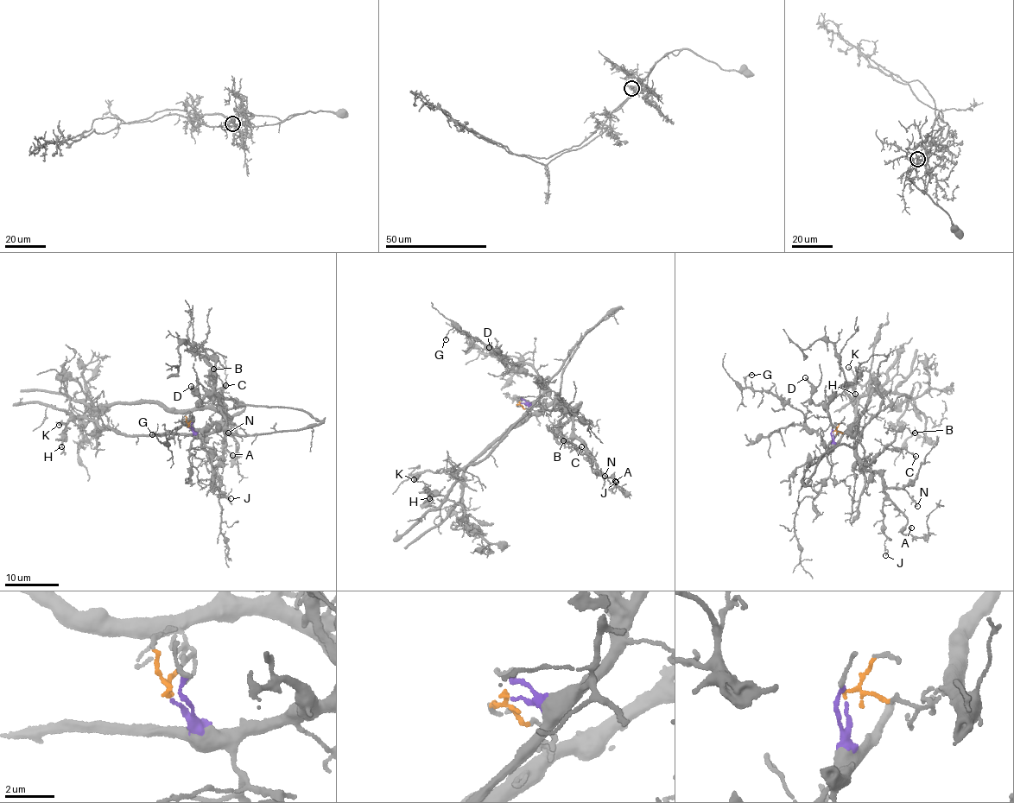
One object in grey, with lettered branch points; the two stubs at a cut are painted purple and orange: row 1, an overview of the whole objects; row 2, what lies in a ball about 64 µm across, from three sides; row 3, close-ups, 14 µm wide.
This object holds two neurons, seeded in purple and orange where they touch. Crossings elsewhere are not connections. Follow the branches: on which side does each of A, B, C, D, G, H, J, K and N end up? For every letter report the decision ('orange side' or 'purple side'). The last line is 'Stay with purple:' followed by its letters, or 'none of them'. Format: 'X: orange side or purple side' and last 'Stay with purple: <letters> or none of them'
A: orange side
B: orange side
C: orange side
D: purple side
G: purple side
H: purple side
J: orange side
K: purple side
N: orange side
Stay with purple: D, G, H, K

